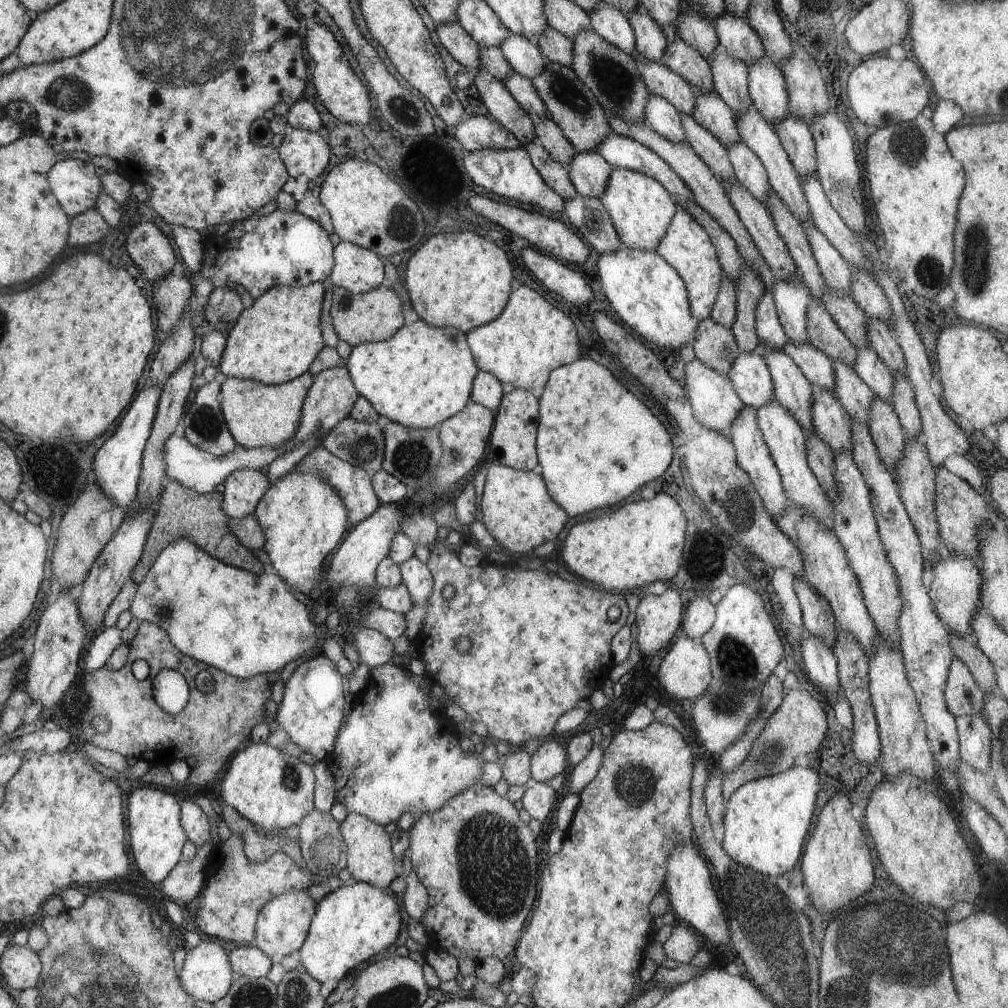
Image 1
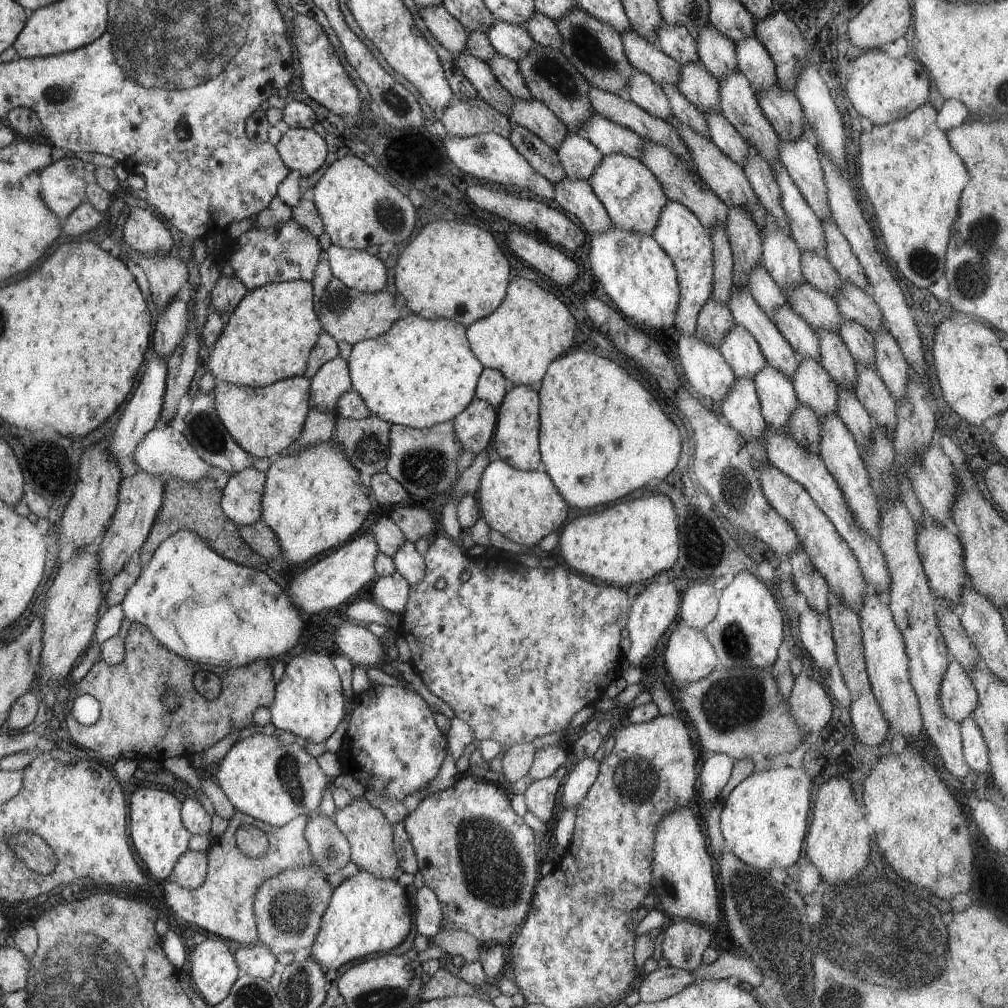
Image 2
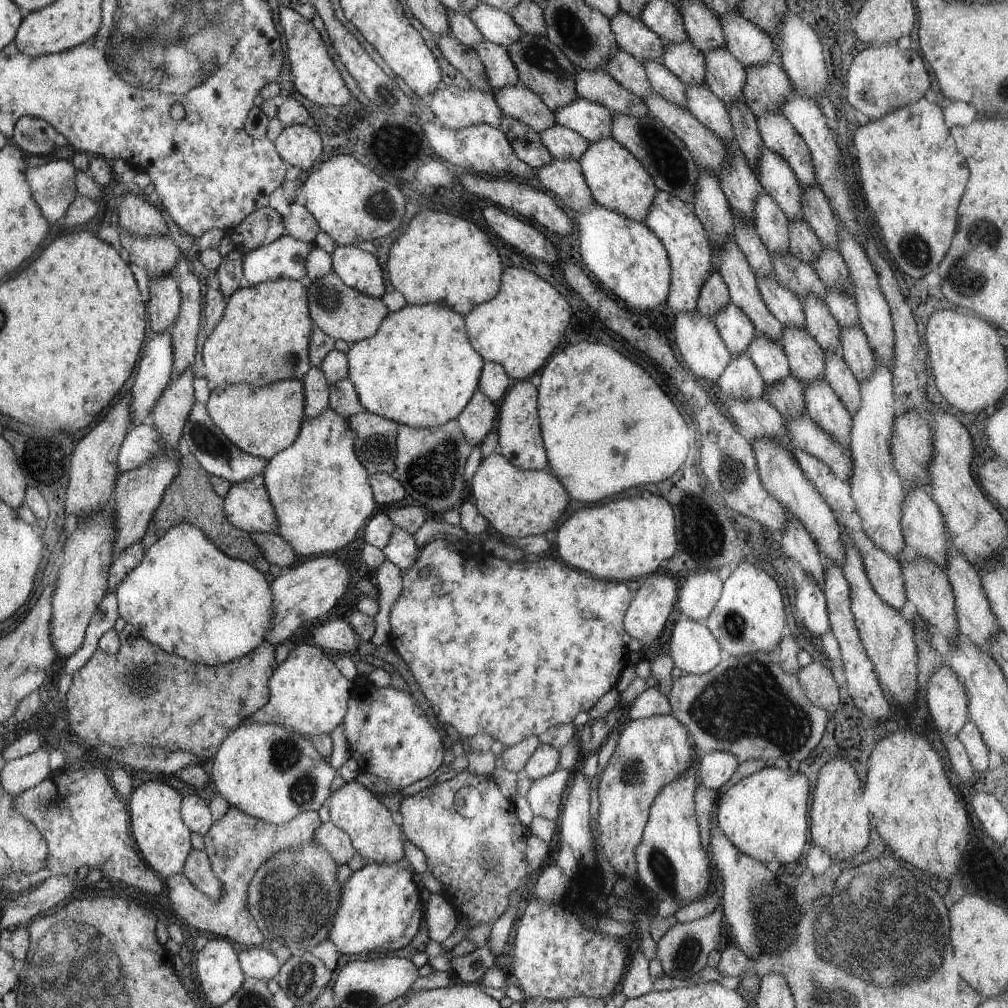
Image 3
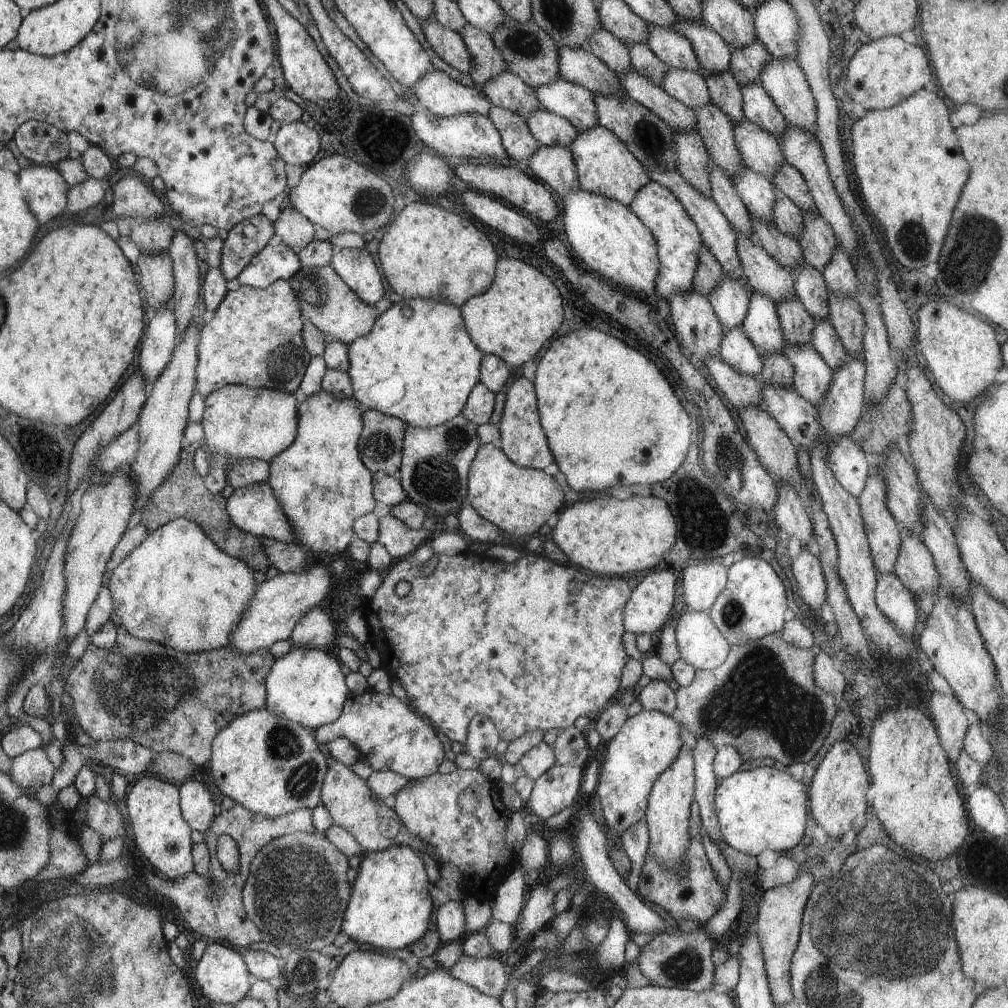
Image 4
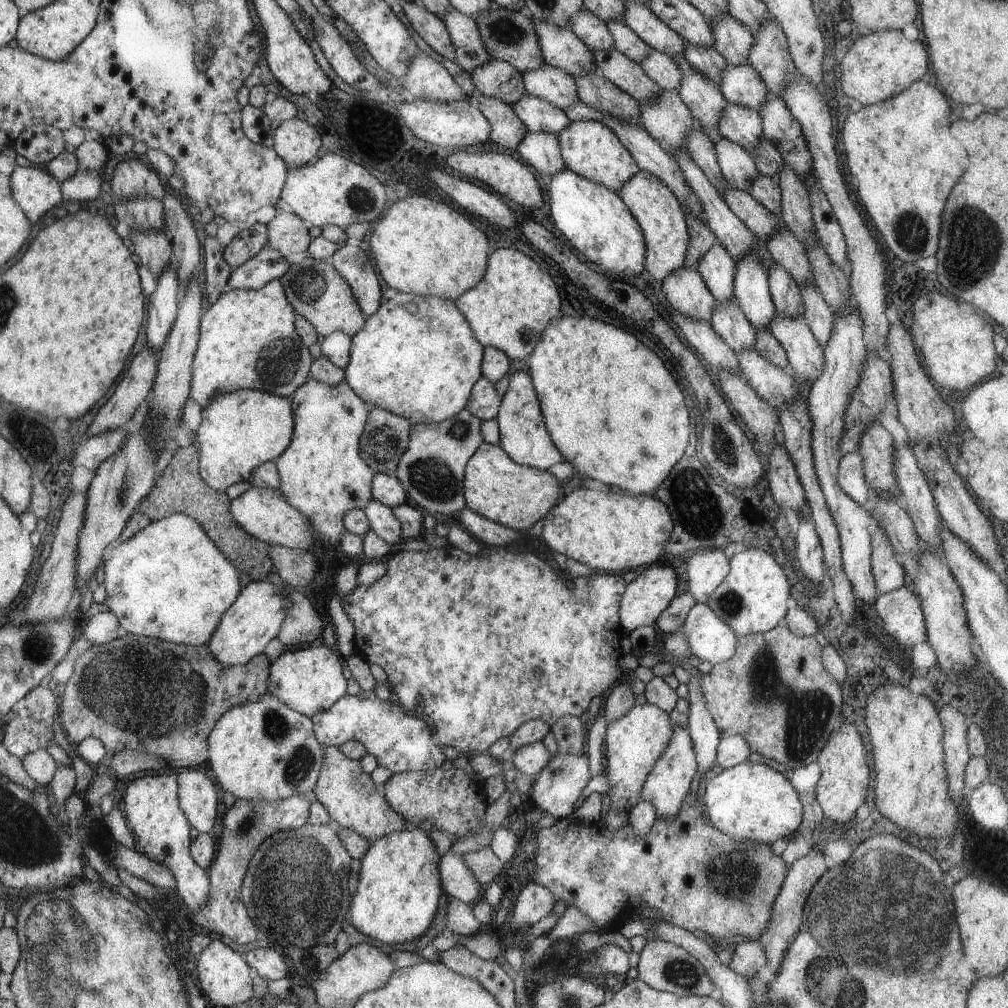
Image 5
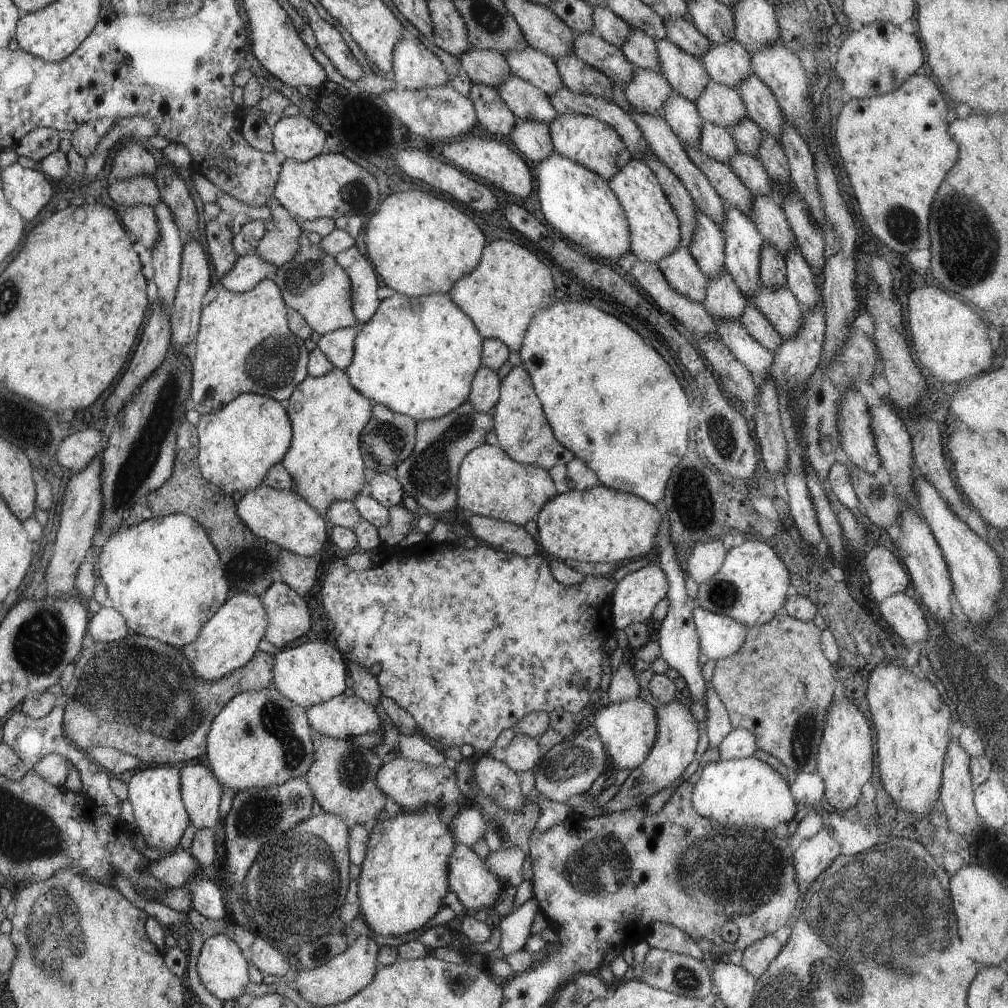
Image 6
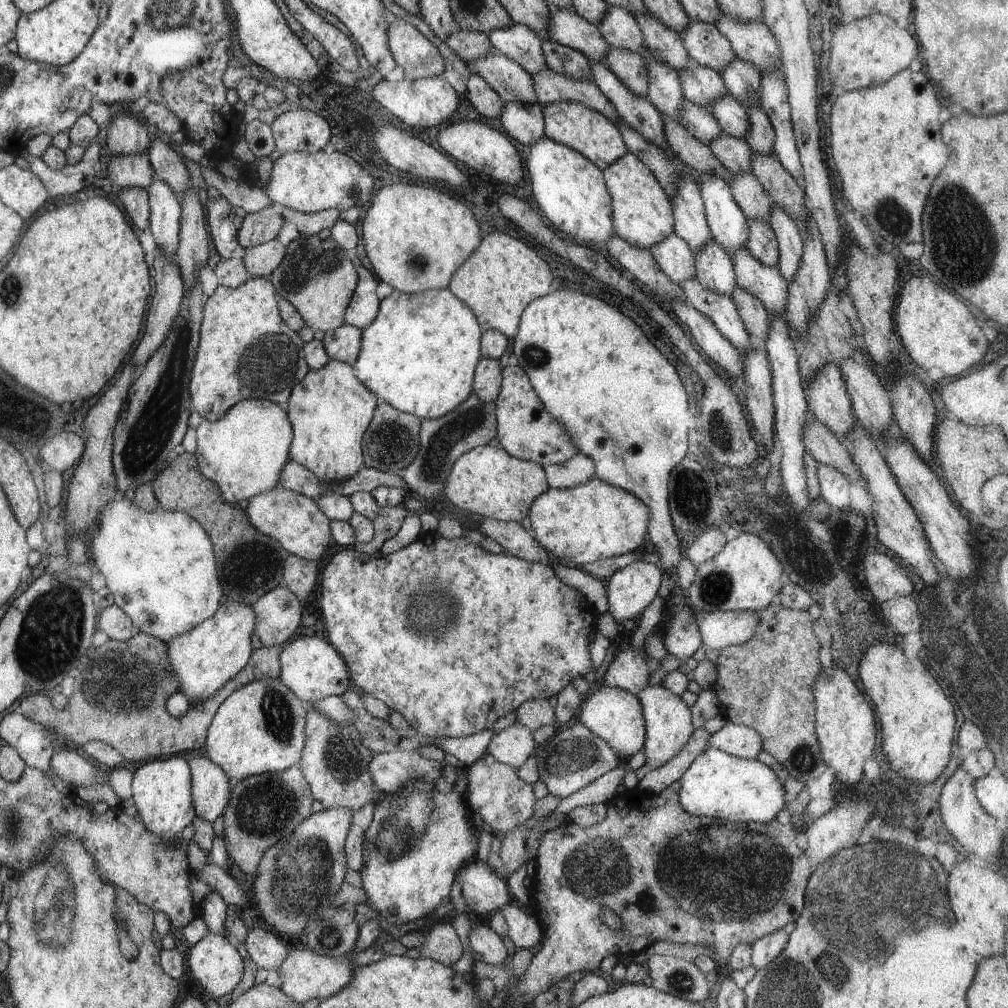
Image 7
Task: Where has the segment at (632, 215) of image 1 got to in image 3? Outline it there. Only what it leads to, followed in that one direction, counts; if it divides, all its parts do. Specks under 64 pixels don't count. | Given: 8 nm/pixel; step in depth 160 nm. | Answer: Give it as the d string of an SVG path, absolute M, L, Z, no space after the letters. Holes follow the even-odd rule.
M612 137L600 139L587 146L578 162L596 203L630 220L645 222L655 194L659 190L642 163L638 162L626 147Z

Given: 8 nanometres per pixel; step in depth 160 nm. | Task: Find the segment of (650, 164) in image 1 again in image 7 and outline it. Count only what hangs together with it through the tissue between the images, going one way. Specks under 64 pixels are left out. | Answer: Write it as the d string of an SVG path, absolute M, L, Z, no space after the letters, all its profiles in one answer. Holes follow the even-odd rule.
M513 22L511 27L490 31L488 38L496 52L515 60L531 77L545 68L543 40L526 25Z

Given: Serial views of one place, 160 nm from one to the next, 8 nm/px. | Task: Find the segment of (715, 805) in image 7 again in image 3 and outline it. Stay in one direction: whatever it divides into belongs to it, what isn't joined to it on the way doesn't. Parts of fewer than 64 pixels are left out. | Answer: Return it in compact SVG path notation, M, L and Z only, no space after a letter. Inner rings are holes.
M784 764L764 767L719 795L716 806L716 822L726 838L742 854L764 864L779 862L783 867L789 862L796 862L808 842L808 838L806 838L808 836L808 796L810 796L810 786L808 786L808 778L804 774L800 774L798 771L794 772Z

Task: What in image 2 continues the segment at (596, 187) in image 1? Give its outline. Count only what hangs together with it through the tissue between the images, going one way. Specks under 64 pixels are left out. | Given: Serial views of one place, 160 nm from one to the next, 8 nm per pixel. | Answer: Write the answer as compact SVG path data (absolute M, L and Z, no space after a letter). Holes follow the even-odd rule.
M569 134L556 152L565 176L573 181L588 181L603 159L602 152L580 134Z

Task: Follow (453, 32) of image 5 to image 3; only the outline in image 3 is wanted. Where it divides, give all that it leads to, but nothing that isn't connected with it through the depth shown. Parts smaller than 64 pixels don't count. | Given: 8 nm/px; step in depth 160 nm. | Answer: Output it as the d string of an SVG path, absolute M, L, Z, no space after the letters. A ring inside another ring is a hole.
M482 41L474 47L486 70L488 82L495 89L511 87L519 82L519 72L507 49L490 41Z

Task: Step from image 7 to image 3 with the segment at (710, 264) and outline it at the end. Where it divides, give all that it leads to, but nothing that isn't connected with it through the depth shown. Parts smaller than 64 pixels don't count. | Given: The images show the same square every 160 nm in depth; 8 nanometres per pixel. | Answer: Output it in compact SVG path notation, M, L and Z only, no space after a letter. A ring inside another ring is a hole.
M748 354L732 355L730 364L717 380L721 394L728 399L759 399L765 396L765 384L757 366L752 362Z

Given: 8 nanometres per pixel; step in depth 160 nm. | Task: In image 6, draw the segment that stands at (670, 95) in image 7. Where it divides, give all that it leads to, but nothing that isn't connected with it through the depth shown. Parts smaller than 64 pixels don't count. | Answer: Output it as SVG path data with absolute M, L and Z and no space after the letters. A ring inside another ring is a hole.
M673 90L669 100L665 102L661 116L683 145L699 150L701 130L705 122L699 115L695 102L689 101Z

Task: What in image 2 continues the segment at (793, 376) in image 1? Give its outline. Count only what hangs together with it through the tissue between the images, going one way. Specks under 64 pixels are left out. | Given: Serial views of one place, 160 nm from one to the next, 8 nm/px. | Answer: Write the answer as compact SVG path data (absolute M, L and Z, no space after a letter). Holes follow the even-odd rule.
M733 284L733 291L727 306L733 314L736 324L746 328L754 336L769 365L776 370L782 371L792 380L802 358L796 351L793 352L790 343L780 334L773 320L761 309L761 306L758 306L753 294L750 294L748 286L740 287Z

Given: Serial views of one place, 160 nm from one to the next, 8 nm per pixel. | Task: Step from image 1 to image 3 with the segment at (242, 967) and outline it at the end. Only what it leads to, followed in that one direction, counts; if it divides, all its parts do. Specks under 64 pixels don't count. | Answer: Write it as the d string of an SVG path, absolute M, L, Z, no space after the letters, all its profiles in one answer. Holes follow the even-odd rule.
M266 945L242 948L240 961L246 977L263 979L266 982L279 975L282 963Z

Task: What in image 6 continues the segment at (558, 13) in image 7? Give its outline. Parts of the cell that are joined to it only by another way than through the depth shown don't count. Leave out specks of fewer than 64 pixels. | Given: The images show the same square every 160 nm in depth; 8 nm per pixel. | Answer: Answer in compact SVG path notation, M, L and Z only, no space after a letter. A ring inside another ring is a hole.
M595 32L576 33L574 50L582 62L602 71L614 85L625 89L633 79L635 66L624 56L622 49L606 42Z

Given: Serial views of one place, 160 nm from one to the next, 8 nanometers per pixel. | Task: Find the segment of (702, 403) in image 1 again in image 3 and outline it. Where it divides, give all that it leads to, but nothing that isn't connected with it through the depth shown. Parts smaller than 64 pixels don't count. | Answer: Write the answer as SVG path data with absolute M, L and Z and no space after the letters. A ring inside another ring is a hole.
M697 310L692 313L676 313L674 334L676 348L682 356L681 362L692 373L692 376L717 382L733 356L720 338L715 324L708 317L703 317Z

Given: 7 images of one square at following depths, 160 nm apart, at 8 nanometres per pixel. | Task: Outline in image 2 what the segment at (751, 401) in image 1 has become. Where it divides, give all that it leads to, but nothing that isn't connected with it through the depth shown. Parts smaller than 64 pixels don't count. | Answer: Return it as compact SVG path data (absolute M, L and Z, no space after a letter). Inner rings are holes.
M738 324L725 334L718 348L738 379L753 380L767 364L754 336Z

